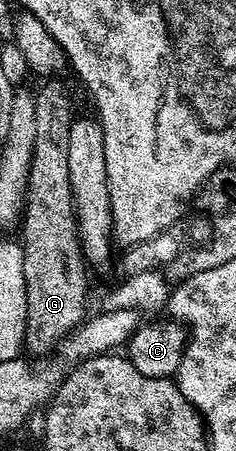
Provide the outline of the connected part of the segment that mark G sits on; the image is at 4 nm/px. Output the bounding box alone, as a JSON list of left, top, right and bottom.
[21,78,89,358]

